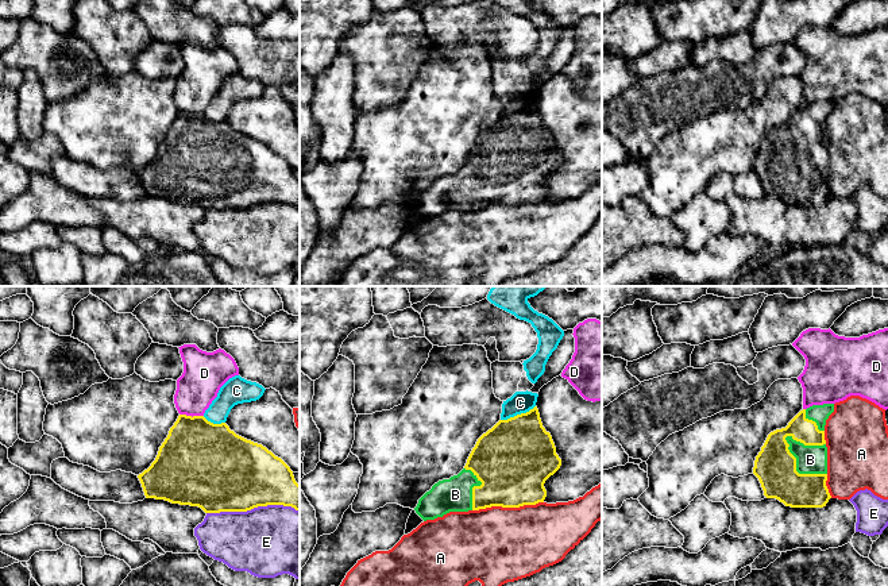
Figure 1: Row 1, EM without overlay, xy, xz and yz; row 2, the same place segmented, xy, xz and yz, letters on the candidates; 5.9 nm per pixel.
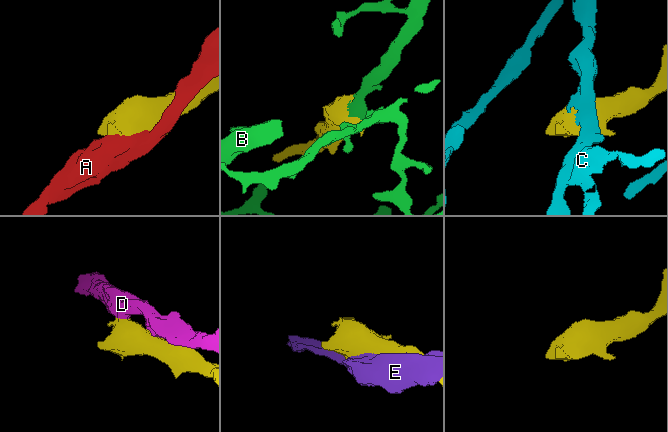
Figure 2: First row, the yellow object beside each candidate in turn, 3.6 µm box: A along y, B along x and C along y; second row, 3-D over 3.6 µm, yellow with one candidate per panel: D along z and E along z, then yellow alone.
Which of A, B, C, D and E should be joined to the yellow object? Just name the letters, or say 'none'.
B

